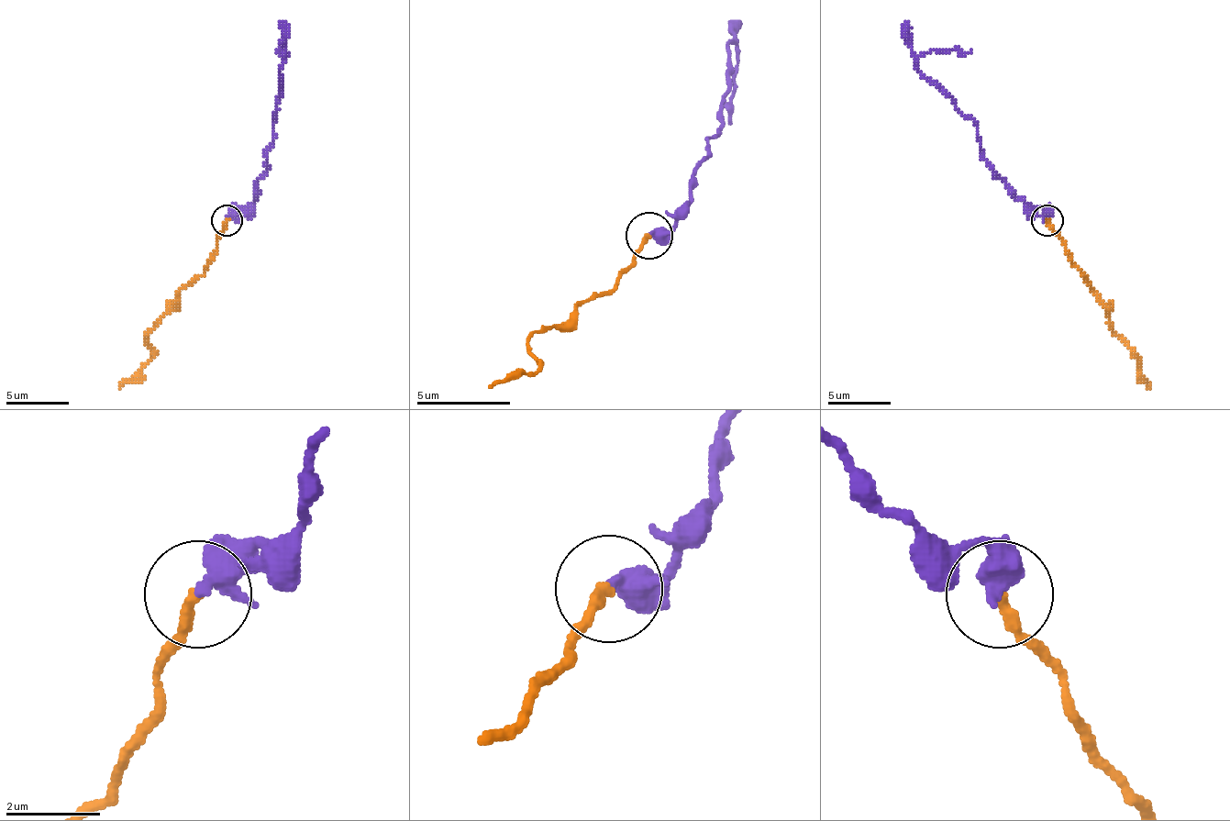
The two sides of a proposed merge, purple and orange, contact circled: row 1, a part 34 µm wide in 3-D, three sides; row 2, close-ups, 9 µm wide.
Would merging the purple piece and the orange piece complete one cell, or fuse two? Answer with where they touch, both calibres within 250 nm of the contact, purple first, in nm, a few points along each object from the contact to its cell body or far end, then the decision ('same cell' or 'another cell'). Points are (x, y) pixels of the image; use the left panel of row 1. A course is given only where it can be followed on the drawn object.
place (227, 220); calibres 320 and 240 nm; course purple (226, 219), (254, 200), (254, 182), (267, 169), (285, 49), (280, 49); course orange (226, 219), (207, 269), (179, 291), (179, 301), (148, 332), (154, 354), (119, 388); same cell

